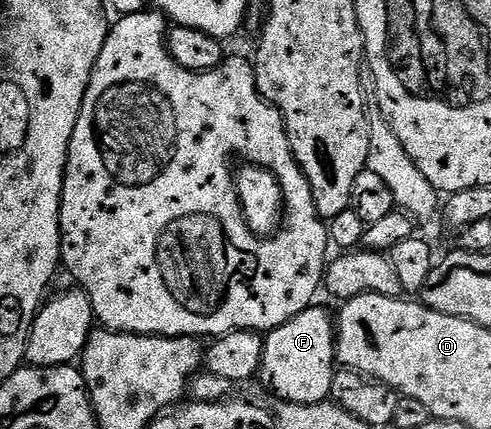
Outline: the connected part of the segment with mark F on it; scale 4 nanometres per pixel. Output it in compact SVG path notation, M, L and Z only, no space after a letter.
M312 307L270 330L263 342L261 377L279 399L298 405L319 405L331 396L331 384L337 368L335 355L336 322L323 309Z

